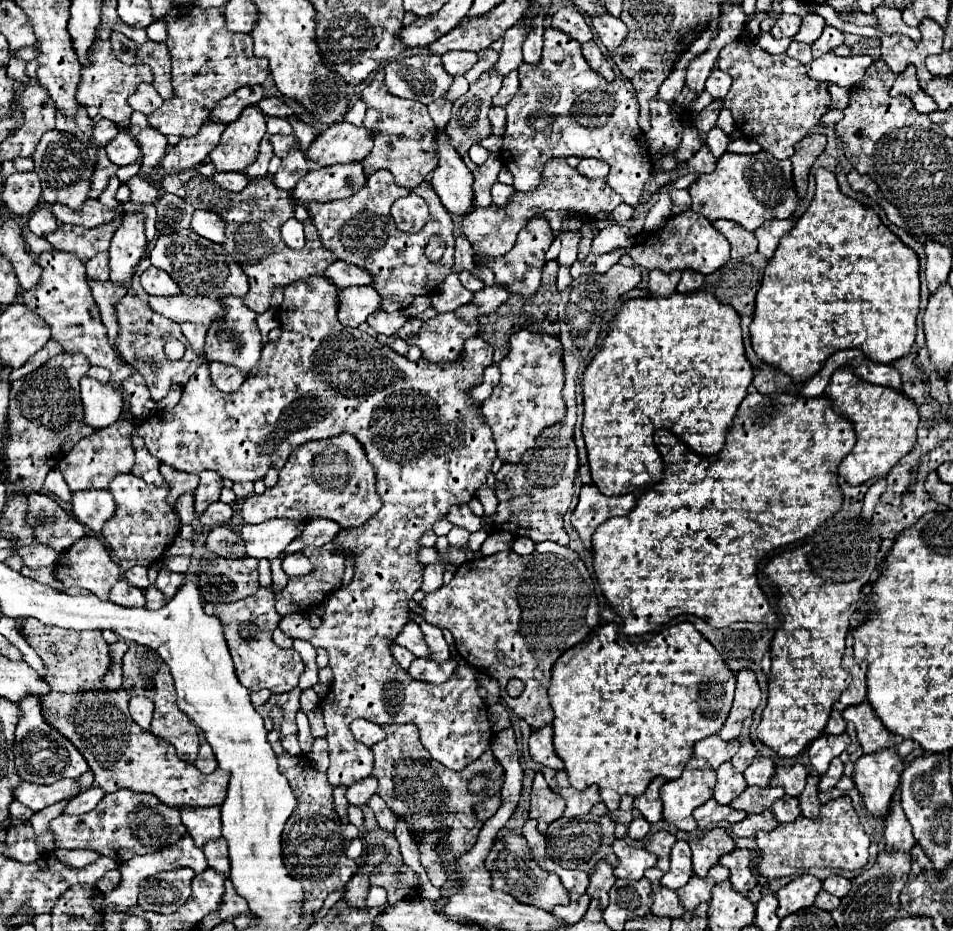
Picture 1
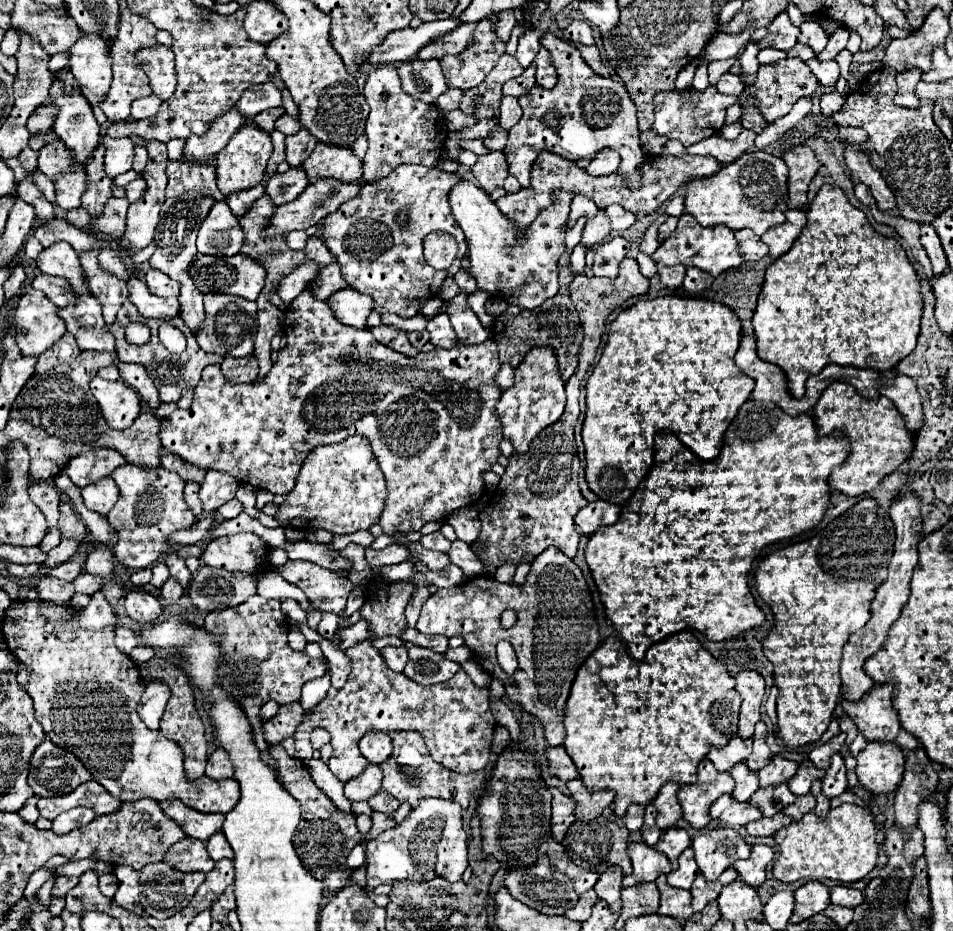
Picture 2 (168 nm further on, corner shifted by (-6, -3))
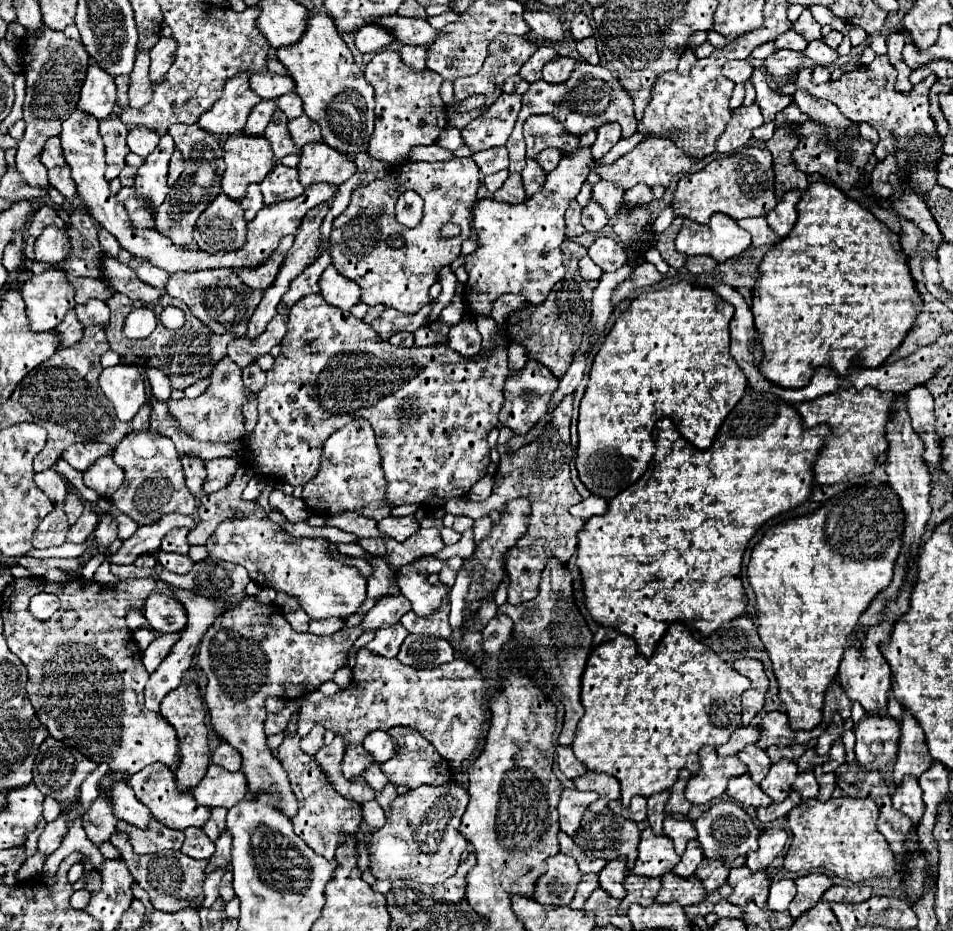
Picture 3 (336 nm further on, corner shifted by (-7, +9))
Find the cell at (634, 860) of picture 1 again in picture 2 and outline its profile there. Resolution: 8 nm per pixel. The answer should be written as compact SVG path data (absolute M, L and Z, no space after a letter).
M644 842L630 844L628 854L630 854L634 872L622 880L624 888L626 886L636 886L640 882L654 882L660 874L670 874L672 872L670 860L662 852L654 850L652 846L648 846Z

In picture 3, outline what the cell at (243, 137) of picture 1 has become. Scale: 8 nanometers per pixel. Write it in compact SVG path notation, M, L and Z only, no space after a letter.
M245 132L231 134L223 144L223 192L241 200L251 182L261 182L273 168L271 144L265 136L251 136Z

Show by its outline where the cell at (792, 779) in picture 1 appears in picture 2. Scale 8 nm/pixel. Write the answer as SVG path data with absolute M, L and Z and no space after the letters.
M800 764L796 776L792 776L792 780L788 782L788 786L790 786L790 790L792 790L796 796L808 794L808 792L810 792L810 784L812 784L812 780L816 780L816 778L822 778L822 770L814 768L814 766L810 766L810 764Z

